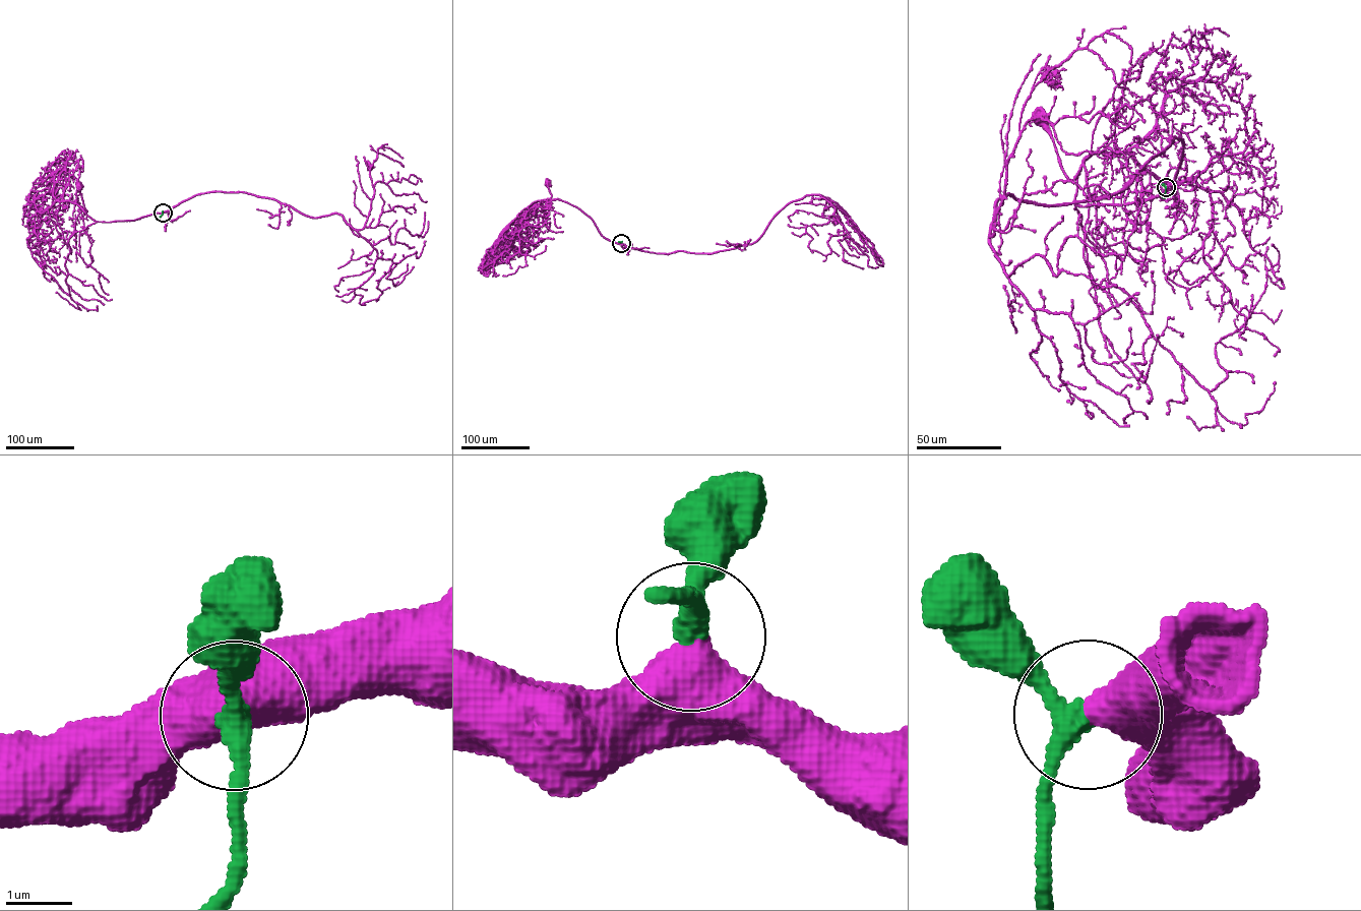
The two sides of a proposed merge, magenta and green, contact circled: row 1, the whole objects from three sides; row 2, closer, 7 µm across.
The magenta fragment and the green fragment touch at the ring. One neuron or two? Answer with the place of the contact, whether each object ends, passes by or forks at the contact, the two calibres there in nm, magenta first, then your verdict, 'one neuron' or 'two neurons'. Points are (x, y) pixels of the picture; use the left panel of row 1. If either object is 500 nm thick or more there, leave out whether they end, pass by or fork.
at (163, 213); 650 nm thick on the magenta side, 280 nm on the other; one neuron

